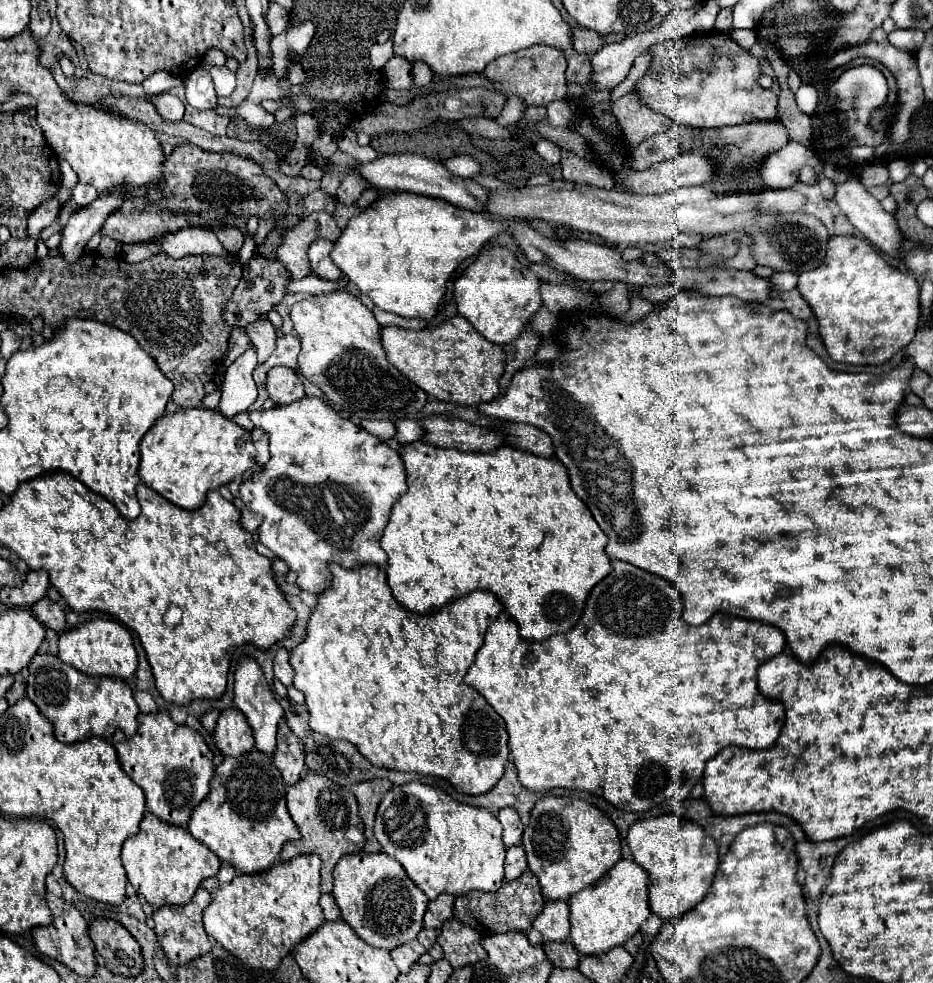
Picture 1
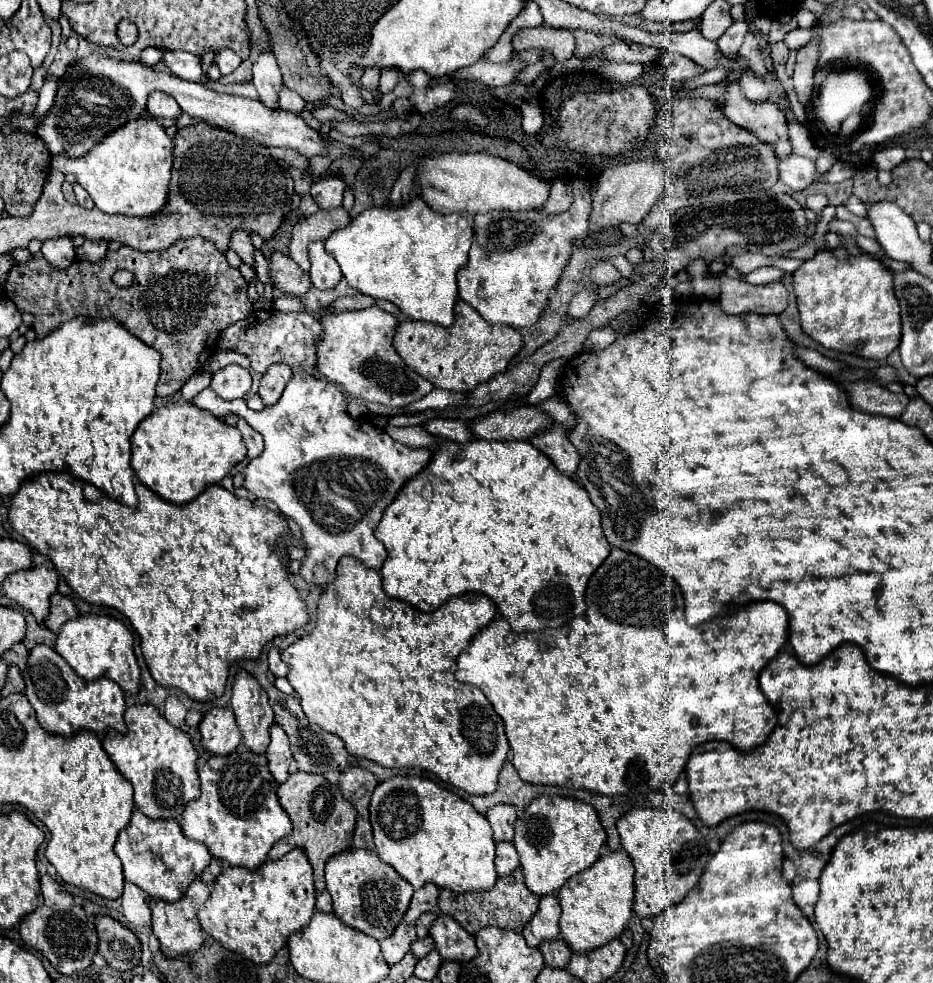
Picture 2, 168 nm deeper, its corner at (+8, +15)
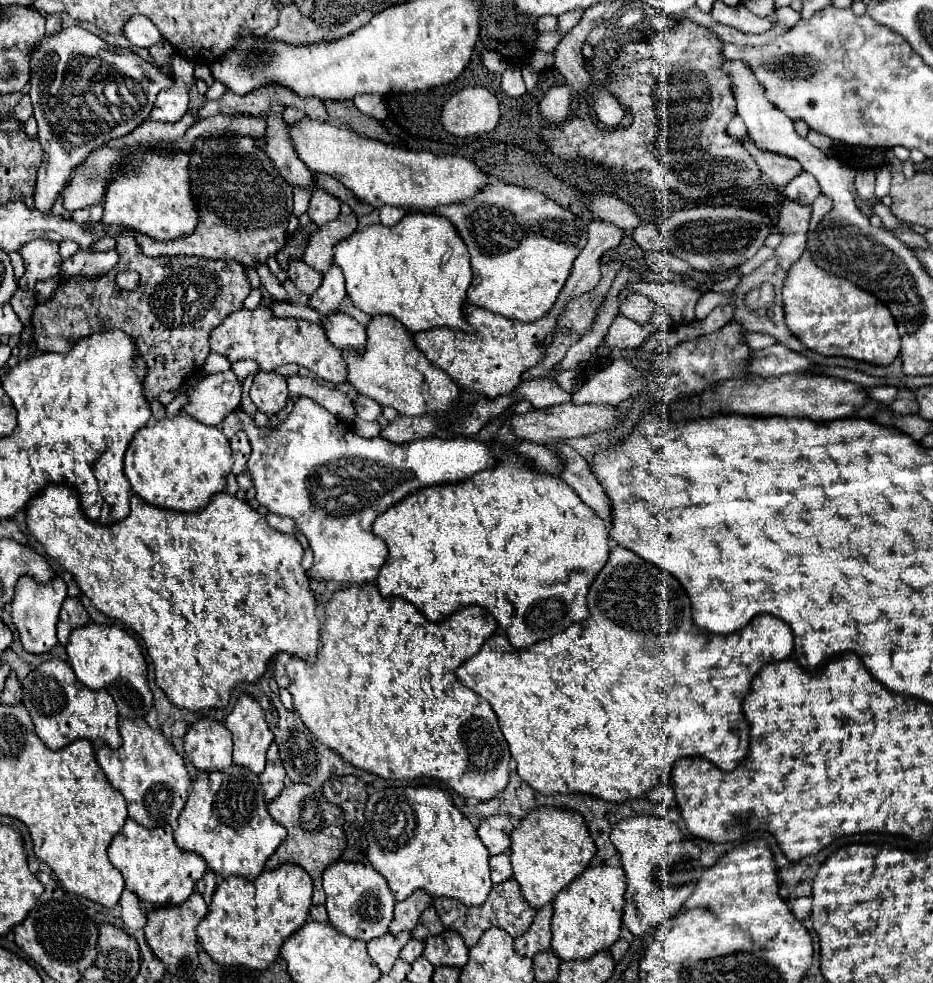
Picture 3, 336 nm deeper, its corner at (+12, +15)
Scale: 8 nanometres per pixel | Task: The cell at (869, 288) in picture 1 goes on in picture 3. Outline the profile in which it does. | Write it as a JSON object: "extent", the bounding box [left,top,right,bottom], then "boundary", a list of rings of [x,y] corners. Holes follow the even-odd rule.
{"extent":[782,252,900,366],"boundary":[[[808,252],[792,264],[782,288],[782,304],[784,320],[792,336],[808,350],[822,356],[844,356],[876,366],[888,366],[900,352],[900,334],[890,310],[870,292],[816,268],[812,260],[808,260]]]}

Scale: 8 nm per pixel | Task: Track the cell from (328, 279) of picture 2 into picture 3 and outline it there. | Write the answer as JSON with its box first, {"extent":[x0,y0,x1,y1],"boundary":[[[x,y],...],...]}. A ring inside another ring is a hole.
{"extent":[310,264,346,316],"boundary":[[[334,264],[330,268],[330,272],[324,274],[324,280],[322,280],[322,286],[318,288],[318,292],[312,294],[310,306],[316,312],[320,312],[322,316],[330,316],[330,314],[336,314],[340,310],[344,296],[346,296],[344,276],[342,276],[340,268]]]}

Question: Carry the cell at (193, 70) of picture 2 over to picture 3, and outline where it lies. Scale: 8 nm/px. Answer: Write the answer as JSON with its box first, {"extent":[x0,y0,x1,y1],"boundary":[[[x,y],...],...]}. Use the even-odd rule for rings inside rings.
{"extent":[124,16,162,48],"boundary":[[[132,16],[124,24],[124,36],[134,46],[142,46],[142,48],[150,48],[150,46],[162,42],[162,36],[156,30],[156,26],[148,18],[144,18],[144,16]]]}

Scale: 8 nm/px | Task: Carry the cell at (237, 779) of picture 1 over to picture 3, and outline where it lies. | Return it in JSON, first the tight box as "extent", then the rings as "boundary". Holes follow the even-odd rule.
{"extent":[174,766,286,880],"boundary":[[[232,766],[228,772],[200,772],[174,830],[176,844],[186,852],[200,854],[214,874],[244,876],[248,880],[264,870],[266,860],[284,836],[286,828],[274,822],[266,810],[258,776],[240,766]]]}

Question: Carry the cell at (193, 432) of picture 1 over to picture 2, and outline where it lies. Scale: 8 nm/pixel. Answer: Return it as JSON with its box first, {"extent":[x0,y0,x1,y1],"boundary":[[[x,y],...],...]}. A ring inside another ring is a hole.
{"extent":[130,402,246,504],"boundary":[[[184,402],[184,404],[158,408],[138,424],[132,436],[132,462],[130,464],[136,476],[144,480],[144,484],[152,488],[160,498],[174,504],[184,504],[184,502],[194,500],[206,486],[218,484],[244,458],[246,458],[246,446],[236,426],[228,426],[214,414],[200,410],[192,402]]]}

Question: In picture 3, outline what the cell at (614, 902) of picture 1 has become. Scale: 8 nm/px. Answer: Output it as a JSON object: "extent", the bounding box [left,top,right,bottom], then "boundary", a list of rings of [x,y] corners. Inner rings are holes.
{"extent":[552,866,626,960],"boundary":[[[588,866],[572,884],[568,884],[552,902],[552,952],[564,960],[586,960],[596,952],[608,950],[622,928],[626,880],[620,866]]]}

